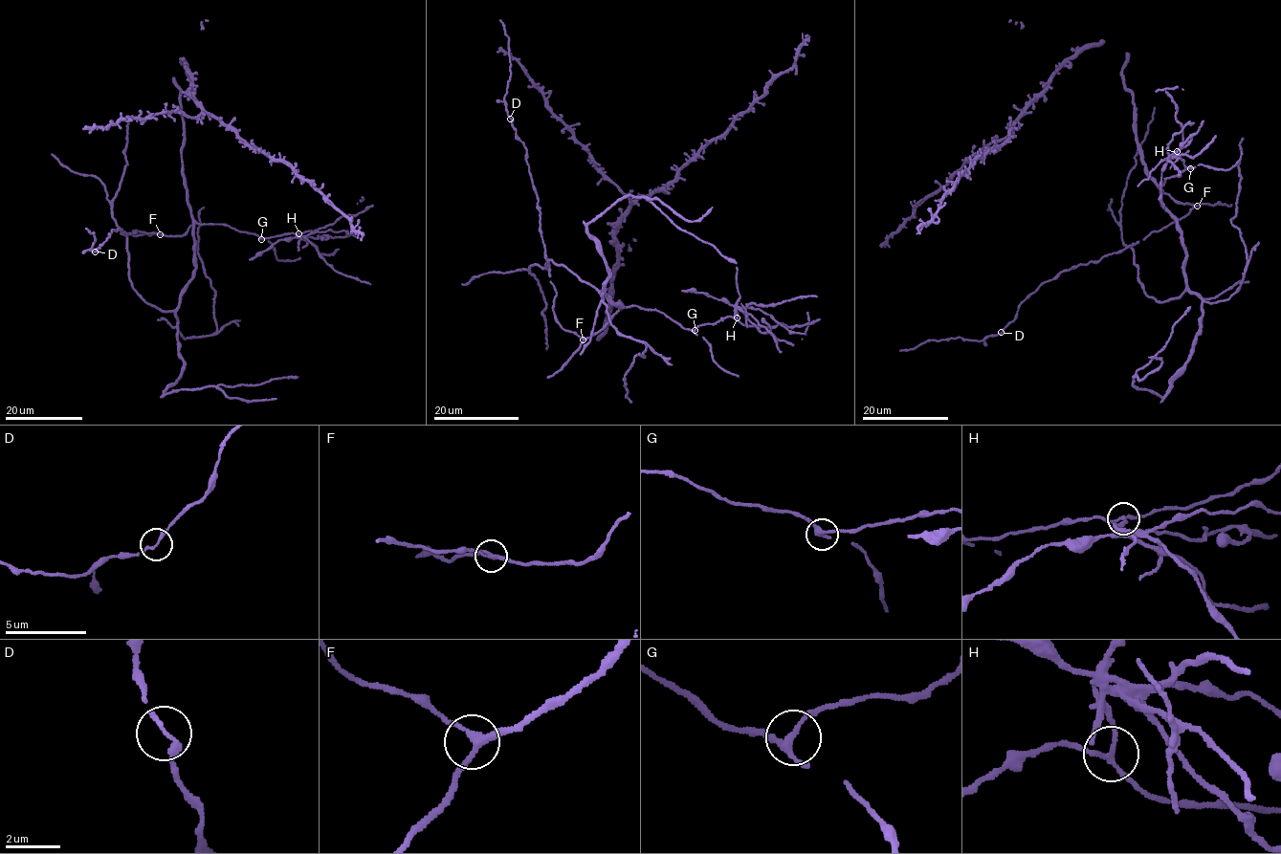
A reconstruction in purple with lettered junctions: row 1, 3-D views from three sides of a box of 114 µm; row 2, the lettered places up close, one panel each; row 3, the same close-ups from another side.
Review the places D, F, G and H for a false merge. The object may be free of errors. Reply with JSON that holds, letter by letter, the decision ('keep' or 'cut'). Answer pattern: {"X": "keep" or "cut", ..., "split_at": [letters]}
{"D": "keep", "F": "keep", "G": "keep", "H": "cut", "split_at": ["H"]}

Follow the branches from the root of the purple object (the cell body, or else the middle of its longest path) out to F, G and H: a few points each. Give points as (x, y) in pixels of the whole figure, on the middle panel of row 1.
F: (609, 308), (612, 300), (619, 310), (596, 333), (583, 339)
G: (609, 308), (612, 300), (622, 307), (638, 306), (655, 309), (684, 328), (695, 330)
H: (609, 308), (612, 300), (622, 307), (638, 306), (655, 309), (693, 330), (729, 317), (737, 317)

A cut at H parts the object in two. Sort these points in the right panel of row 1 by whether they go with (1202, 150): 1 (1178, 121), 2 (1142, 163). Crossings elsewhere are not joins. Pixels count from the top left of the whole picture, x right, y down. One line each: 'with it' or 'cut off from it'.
1: cut off from it
2: cut off from it

